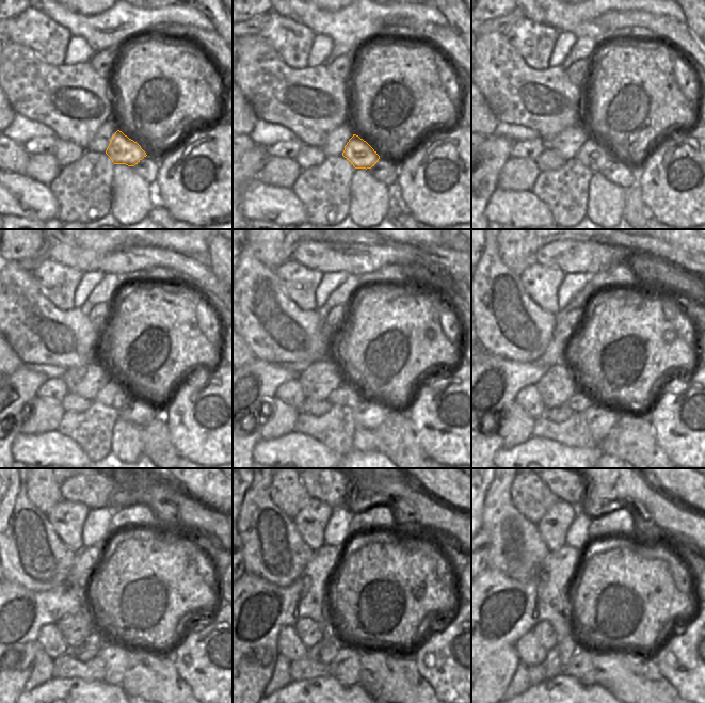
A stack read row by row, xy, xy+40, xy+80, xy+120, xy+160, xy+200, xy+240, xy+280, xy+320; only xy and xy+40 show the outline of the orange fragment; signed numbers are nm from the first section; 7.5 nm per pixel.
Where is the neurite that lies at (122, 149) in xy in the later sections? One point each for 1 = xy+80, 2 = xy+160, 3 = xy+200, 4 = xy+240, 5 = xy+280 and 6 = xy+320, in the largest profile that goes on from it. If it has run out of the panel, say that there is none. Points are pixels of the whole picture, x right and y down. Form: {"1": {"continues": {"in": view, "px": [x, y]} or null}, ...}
{"1": {"continues": {"in": "xy+80", "px": [593, 155]}}, "2": {"continues": {"in": "xy+160", "px": [346, 396]}}, "3": {"continues": {"in": "xy+200", "px": [579, 402]}}, "4": {"continues": {"in": "xy+240", "px": [95, 638]}}, "5": {"continues": {"in": "xy+280", "px": [314, 653]}}, "6": {"continues": {"in": "xy+320", "px": [553, 666]}}}

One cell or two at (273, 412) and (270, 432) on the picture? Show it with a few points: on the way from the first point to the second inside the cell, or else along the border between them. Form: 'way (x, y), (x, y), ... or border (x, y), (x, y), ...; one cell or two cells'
way (273, 417), (273, 427); one cell

